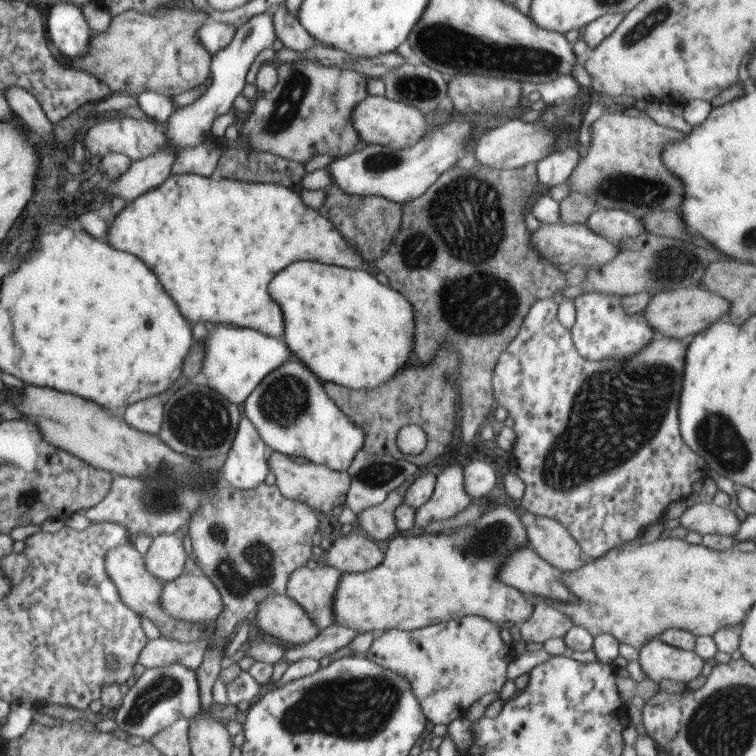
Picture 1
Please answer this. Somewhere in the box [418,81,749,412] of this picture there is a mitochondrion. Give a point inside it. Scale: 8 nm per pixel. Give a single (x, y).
(624, 189)

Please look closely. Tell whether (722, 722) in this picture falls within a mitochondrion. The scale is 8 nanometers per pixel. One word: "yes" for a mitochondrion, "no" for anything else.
yes

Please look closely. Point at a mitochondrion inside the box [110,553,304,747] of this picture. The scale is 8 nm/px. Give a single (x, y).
(161, 689)

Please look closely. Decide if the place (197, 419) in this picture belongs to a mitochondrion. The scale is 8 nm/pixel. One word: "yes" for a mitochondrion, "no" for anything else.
yes

